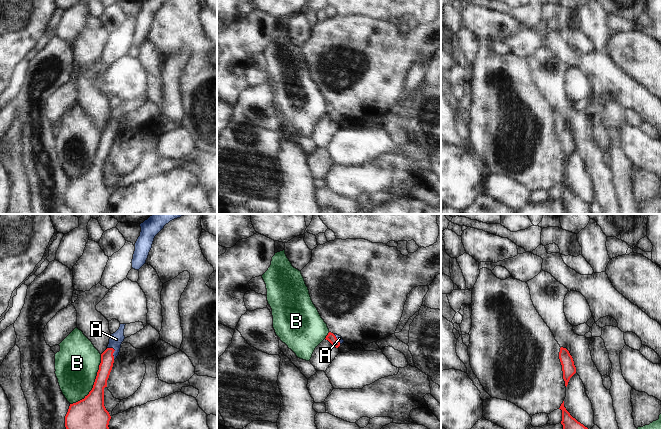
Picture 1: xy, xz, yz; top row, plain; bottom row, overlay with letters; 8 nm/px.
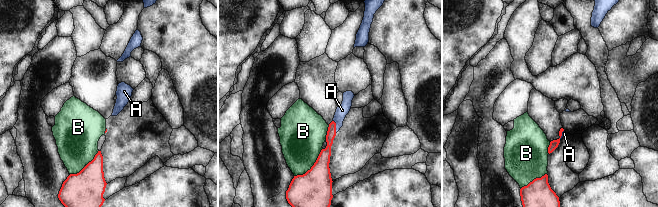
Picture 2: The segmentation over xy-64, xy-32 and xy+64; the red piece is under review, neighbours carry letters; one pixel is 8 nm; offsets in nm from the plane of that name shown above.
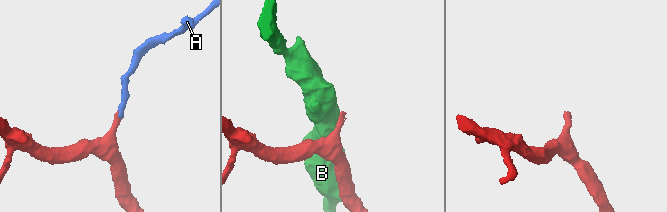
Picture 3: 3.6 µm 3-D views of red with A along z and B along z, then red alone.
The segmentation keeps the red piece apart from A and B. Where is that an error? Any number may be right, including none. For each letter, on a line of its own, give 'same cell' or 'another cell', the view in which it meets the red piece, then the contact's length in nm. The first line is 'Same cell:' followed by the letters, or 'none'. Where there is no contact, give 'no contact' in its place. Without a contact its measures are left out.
Same cell: A
A: same cell; meets red in xy; contact 120 nm long
B: another cell; meets red in xy; contact 480 nm long

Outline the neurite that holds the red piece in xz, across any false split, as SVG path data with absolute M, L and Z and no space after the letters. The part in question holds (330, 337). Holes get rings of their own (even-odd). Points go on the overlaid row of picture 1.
M331 332L328 333L325 339L328 340L336 348L338 348L342 343L344 343L344 340L341 336L333 334Z

